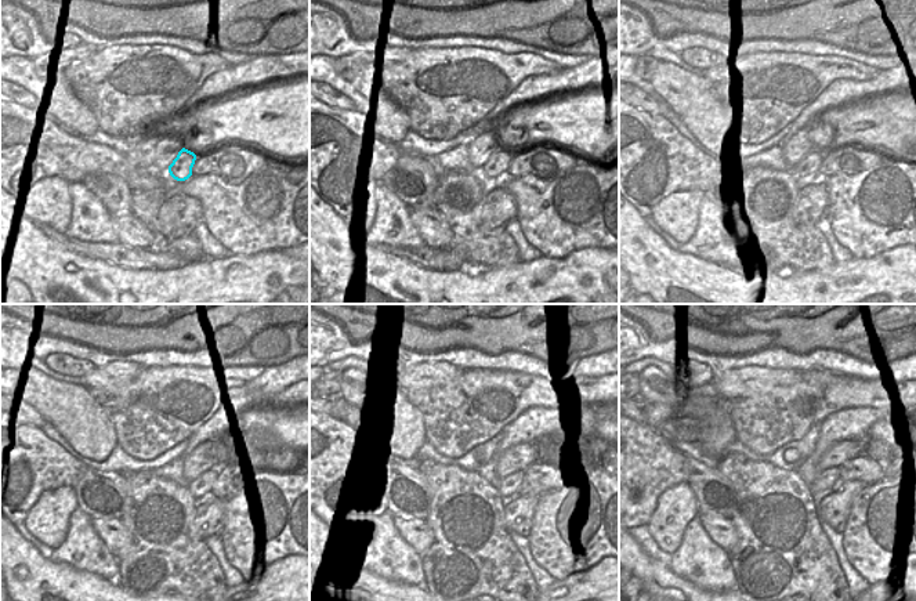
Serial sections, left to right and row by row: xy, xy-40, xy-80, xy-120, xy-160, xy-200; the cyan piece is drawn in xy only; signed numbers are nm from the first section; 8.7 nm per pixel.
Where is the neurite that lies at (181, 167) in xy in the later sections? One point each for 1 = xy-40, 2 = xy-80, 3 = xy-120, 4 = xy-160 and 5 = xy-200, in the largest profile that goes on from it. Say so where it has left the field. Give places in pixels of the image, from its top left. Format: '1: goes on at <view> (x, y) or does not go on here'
1: goes on at xy-40 (498, 163)
2: goes on at xy-80 (810, 163)
3: goes on at xy-120 (201, 485)
4: goes on at xy-160 (509, 485)
5: goes on at xy-200 (825, 480)

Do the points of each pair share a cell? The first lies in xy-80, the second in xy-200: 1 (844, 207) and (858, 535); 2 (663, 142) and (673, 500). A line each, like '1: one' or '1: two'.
1: one
2: two

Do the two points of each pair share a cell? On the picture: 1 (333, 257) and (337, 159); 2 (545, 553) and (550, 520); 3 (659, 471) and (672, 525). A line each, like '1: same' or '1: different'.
1: different
2: same
3: different

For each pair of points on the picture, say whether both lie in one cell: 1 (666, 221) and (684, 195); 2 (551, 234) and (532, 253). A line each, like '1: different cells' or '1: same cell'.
1: same cell
2: different cells

